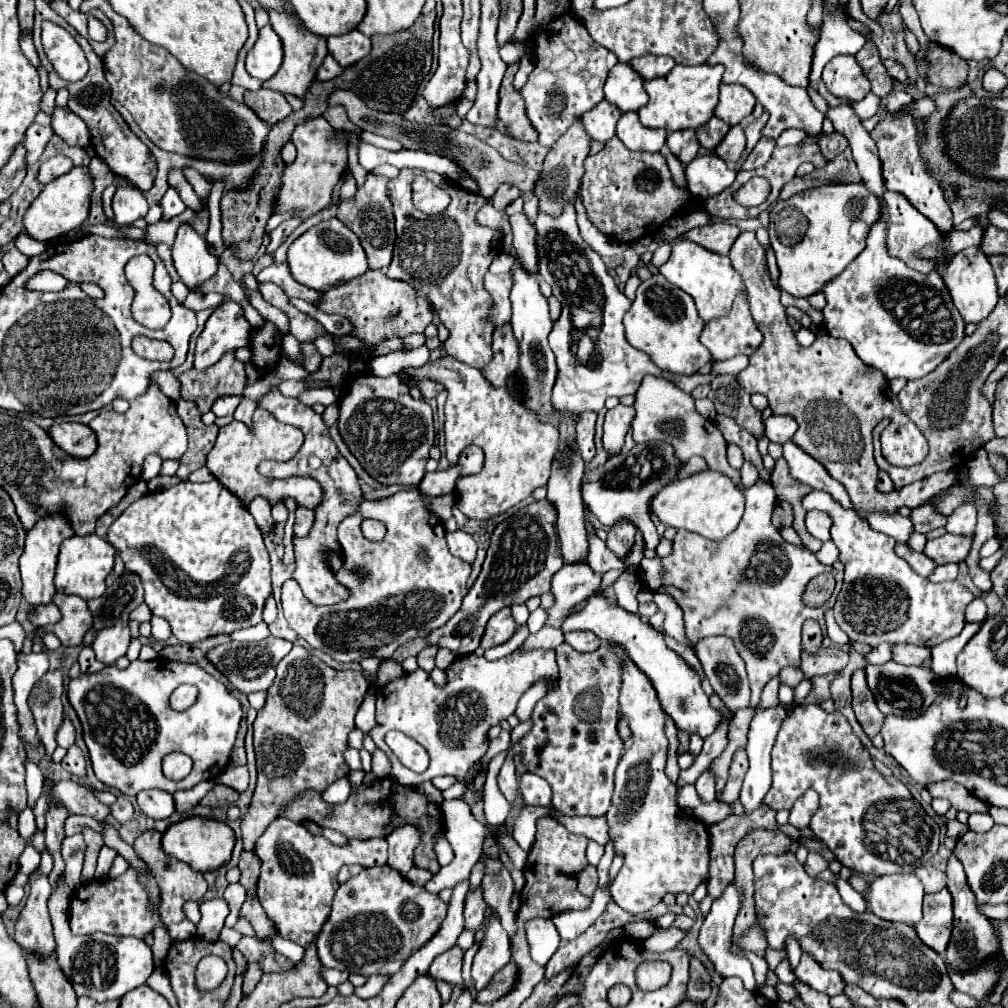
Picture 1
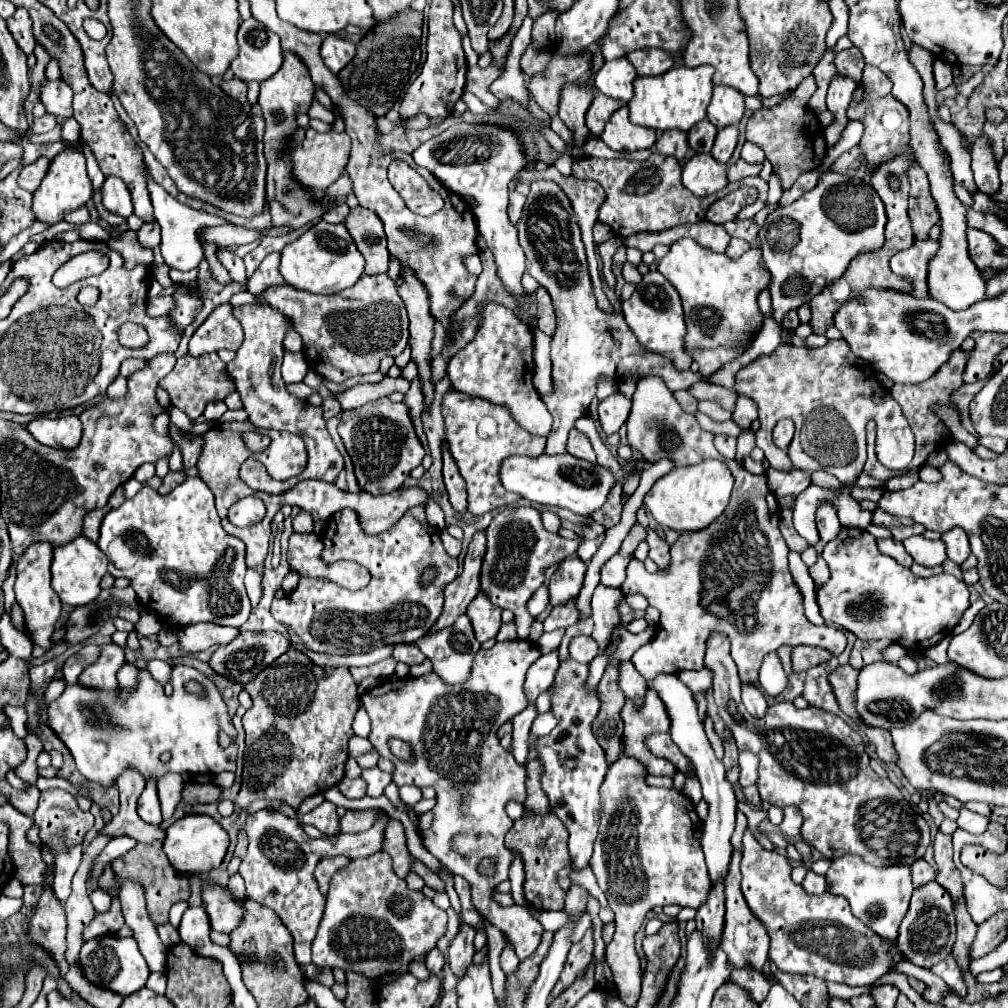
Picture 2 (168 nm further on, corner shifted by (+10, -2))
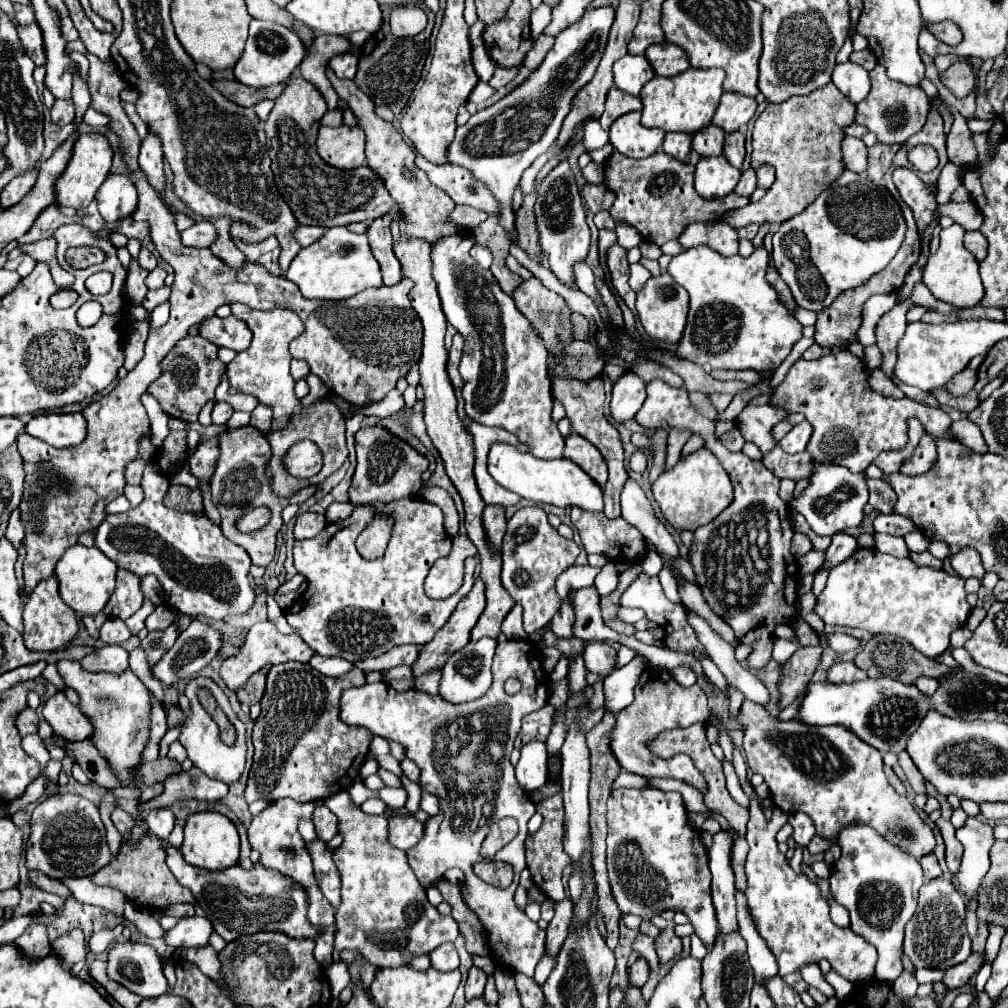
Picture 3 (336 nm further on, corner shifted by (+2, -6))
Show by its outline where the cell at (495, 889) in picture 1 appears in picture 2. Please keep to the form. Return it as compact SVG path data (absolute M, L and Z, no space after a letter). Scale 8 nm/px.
M505 940L505 948L503 948L503 952L501 952L501 968L503 968L503 972L505 972L505 974L515 972L517 964L519 964L519 958L517 958L517 954L513 952L513 944L511 944L509 940Z

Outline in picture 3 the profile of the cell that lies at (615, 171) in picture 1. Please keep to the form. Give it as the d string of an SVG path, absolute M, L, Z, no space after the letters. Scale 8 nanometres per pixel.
M615 150L605 162L605 184L617 194L611 216L635 226L647 242L657 246L663 246L671 238L679 238L691 222L717 222L725 212L749 204L749 198L737 196L735 192L723 198L703 200L693 188L693 166L675 160L663 150L641 160L627 158Z

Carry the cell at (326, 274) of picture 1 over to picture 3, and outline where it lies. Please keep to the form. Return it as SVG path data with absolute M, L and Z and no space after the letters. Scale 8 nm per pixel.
M337 226L325 232L321 240L303 248L291 262L285 278L297 284L305 298L317 300L345 300L367 288L377 288L383 284L379 262L375 260L367 236L353 234L345 226Z

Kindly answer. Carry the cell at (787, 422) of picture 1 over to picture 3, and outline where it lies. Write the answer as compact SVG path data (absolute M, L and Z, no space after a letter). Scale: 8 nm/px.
M805 420L805 422L793 426L793 430L791 430L779 444L781 444L781 448L783 448L787 454L803 452L803 450L807 448L807 442L809 442L809 438L811 438L811 432L813 432L813 428L811 428L811 424Z

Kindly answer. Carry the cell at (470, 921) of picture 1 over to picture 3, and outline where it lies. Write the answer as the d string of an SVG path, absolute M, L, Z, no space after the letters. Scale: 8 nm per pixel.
M473 966L473 968L469 970L469 978L467 978L467 984L465 984L465 998L467 998L467 1000L473 1000L473 998L483 996L485 984L487 984L485 972Z

